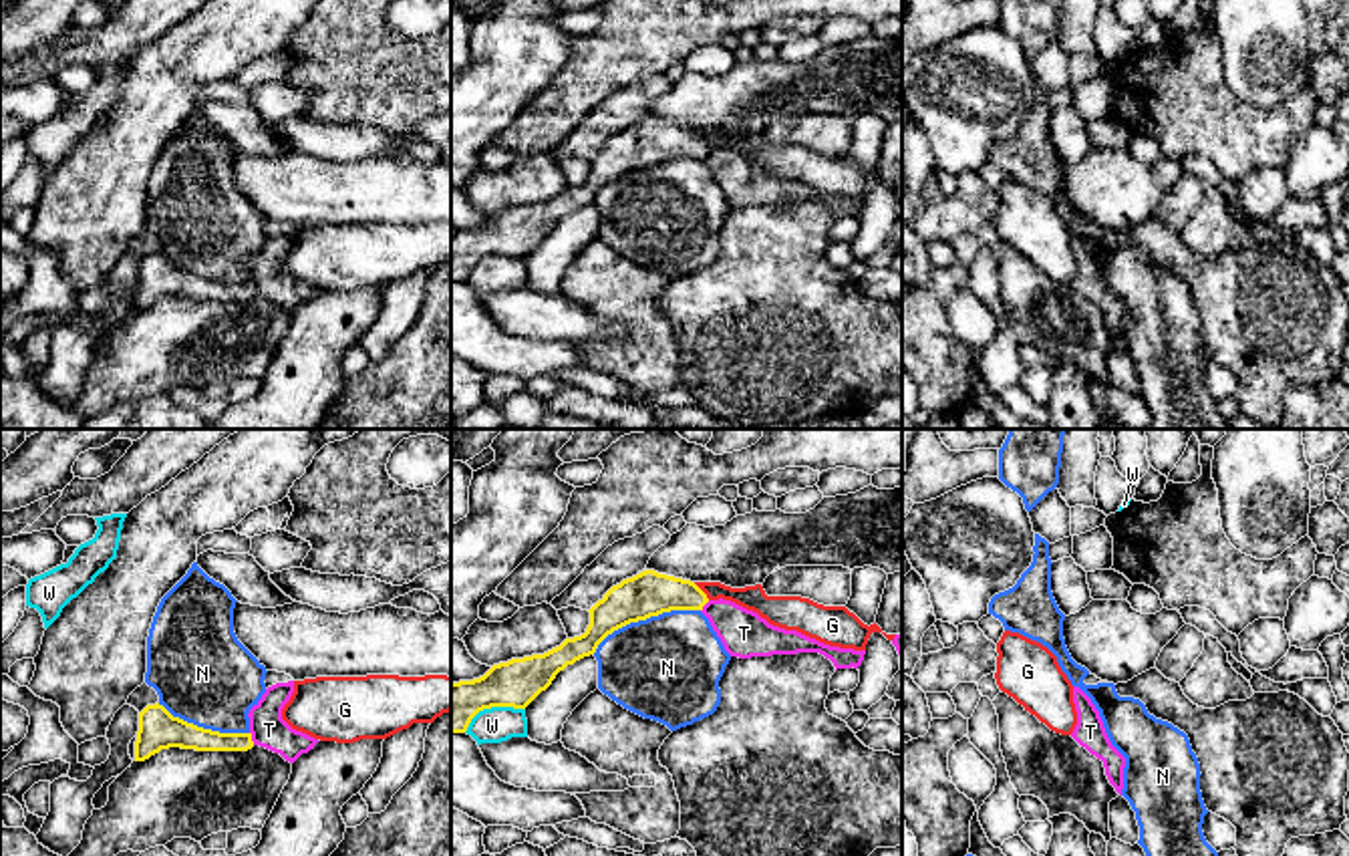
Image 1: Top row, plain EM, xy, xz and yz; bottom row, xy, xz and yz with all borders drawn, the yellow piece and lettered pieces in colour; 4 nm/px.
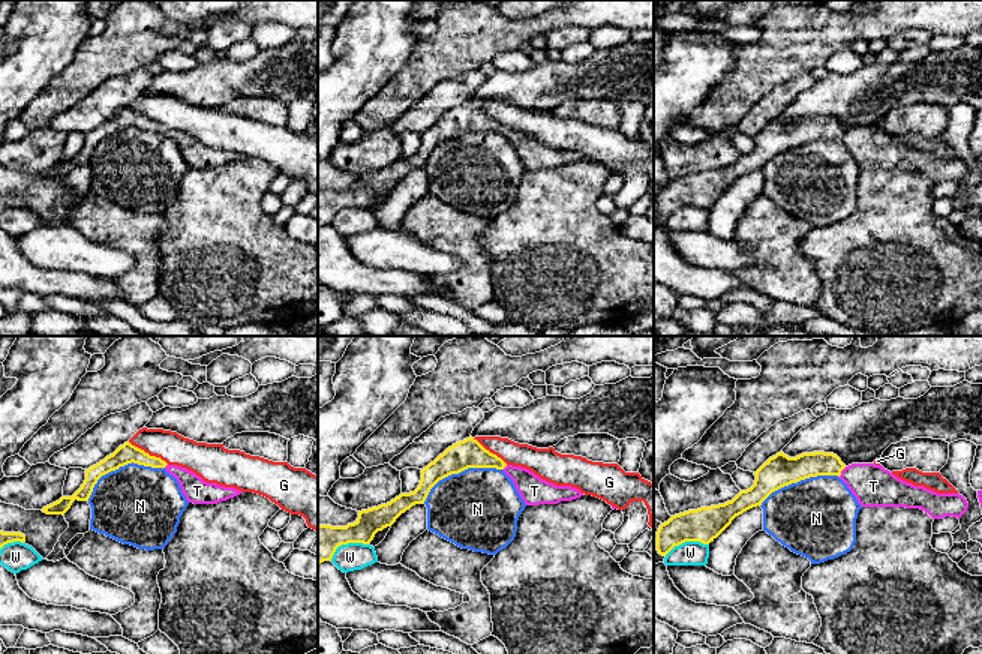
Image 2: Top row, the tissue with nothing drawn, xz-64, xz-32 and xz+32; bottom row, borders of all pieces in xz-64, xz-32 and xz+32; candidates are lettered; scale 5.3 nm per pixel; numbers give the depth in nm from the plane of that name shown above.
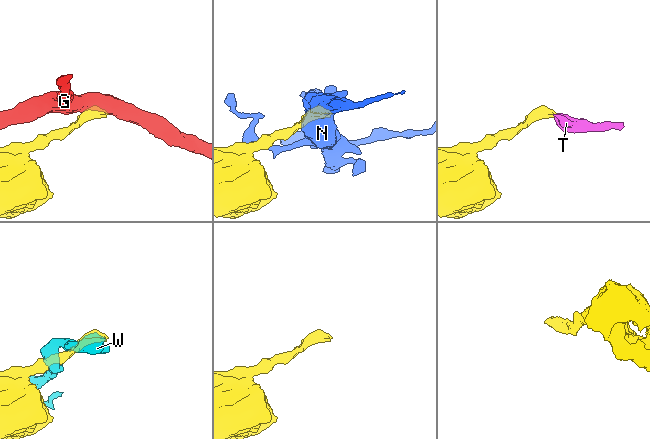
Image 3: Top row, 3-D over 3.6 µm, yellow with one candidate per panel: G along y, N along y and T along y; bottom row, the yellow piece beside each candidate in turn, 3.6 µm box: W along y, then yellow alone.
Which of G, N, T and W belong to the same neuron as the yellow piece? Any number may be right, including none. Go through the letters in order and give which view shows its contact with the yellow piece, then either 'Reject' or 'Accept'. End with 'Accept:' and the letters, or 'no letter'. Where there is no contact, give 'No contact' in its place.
G: Touches yellow in xz. Reject
N: Touches yellow in xz. Reject
T: Touches yellow in xy. Accept
W: Touches yellow in xz. Reject
Accept: T

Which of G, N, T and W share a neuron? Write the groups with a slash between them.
G / N / T / W

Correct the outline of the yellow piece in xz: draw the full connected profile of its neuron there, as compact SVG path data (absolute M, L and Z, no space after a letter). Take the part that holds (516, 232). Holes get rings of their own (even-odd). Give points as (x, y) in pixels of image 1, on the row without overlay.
M644 119L612 135L590 161L584 183L523 207L493 213L483 226L451 232L451 284L465 282L471 268L491 256L526 258L568 213L596 201L614 179L670 159L701 159L731 205L819 201L838 218L858 218L866 199L840 197L797 179L769 173L731 149L709 149L691 129Z

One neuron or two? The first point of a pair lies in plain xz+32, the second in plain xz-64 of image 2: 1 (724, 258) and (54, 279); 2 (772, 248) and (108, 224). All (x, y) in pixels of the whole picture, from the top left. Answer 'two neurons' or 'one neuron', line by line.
1: two neurons
2: one neuron

